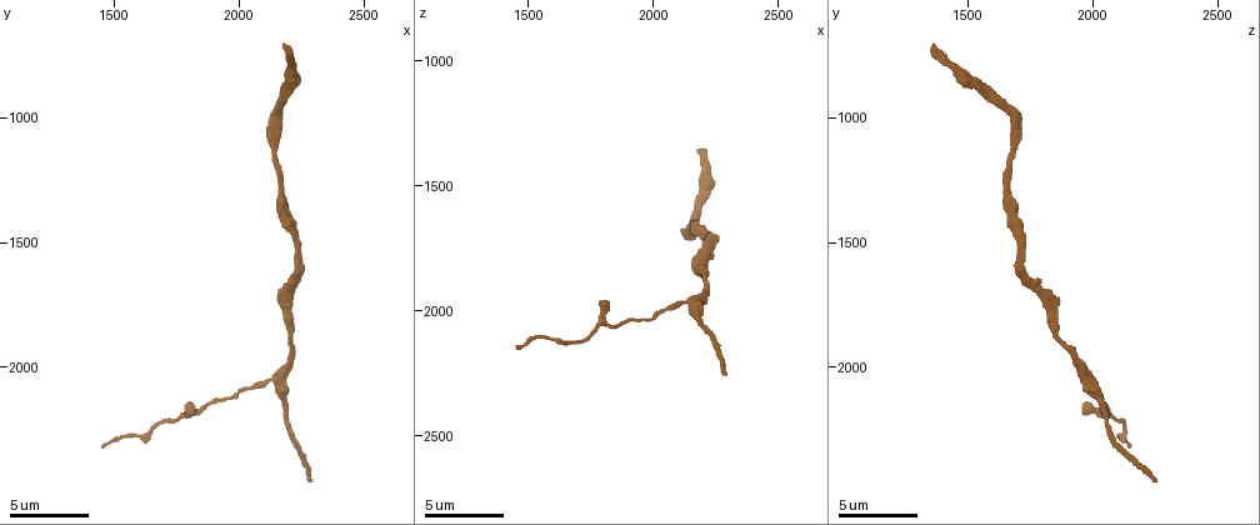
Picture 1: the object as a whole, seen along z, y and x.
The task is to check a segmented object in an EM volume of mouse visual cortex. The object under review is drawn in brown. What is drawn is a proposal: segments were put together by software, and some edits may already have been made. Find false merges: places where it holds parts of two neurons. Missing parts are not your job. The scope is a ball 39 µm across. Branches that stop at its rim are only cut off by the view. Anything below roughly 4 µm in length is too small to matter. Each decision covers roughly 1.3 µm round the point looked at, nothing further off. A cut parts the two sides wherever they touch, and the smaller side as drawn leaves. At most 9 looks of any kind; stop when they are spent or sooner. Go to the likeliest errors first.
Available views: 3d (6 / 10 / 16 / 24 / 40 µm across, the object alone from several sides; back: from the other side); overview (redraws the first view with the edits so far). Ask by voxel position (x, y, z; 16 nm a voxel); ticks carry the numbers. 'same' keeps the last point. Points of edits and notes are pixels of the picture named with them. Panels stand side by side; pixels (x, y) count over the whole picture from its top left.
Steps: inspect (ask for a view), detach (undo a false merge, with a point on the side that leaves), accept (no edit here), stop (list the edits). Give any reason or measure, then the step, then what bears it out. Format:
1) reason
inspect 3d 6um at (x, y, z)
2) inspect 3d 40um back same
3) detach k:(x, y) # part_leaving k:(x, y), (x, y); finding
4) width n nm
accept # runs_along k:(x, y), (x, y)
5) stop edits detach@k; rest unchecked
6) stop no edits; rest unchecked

three arms meet
inspect 3d 16um at (2140, 2060, 1970)

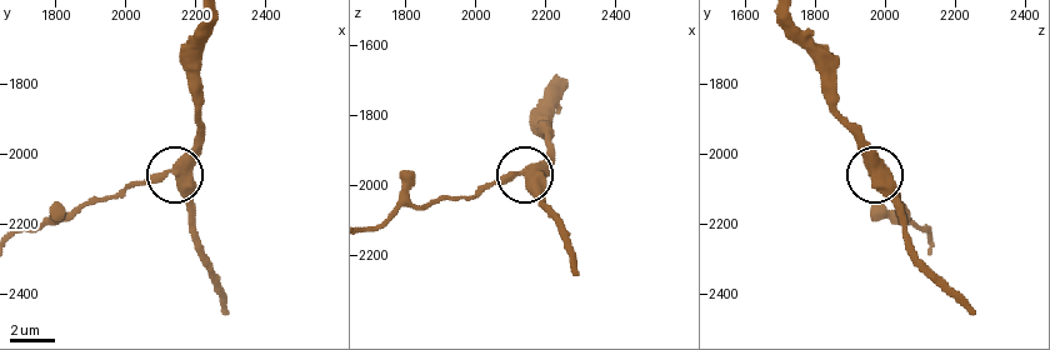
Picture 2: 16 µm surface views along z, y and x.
inspect 3d 16um back at (2140, 2050, 1970)

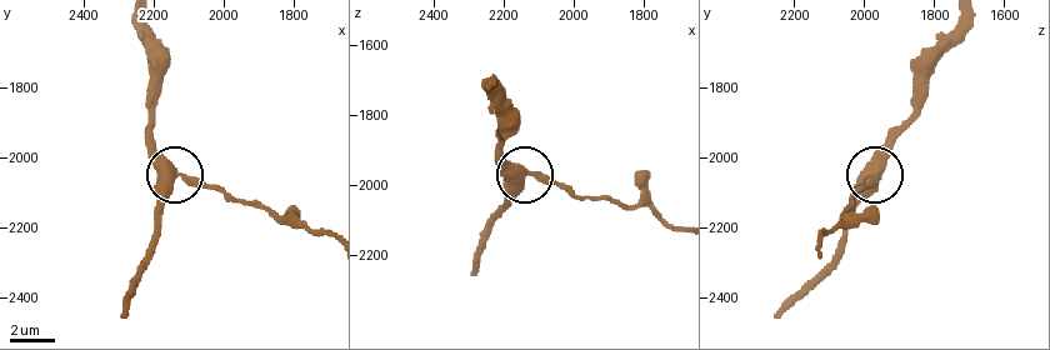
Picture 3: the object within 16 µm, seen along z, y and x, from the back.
width 440 nm
detach 3:(210, 188) # part_leaving 3:(530, 170), (584, 199), (645, 206), (679, 226); two neurons meet here

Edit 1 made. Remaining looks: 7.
inspect overview

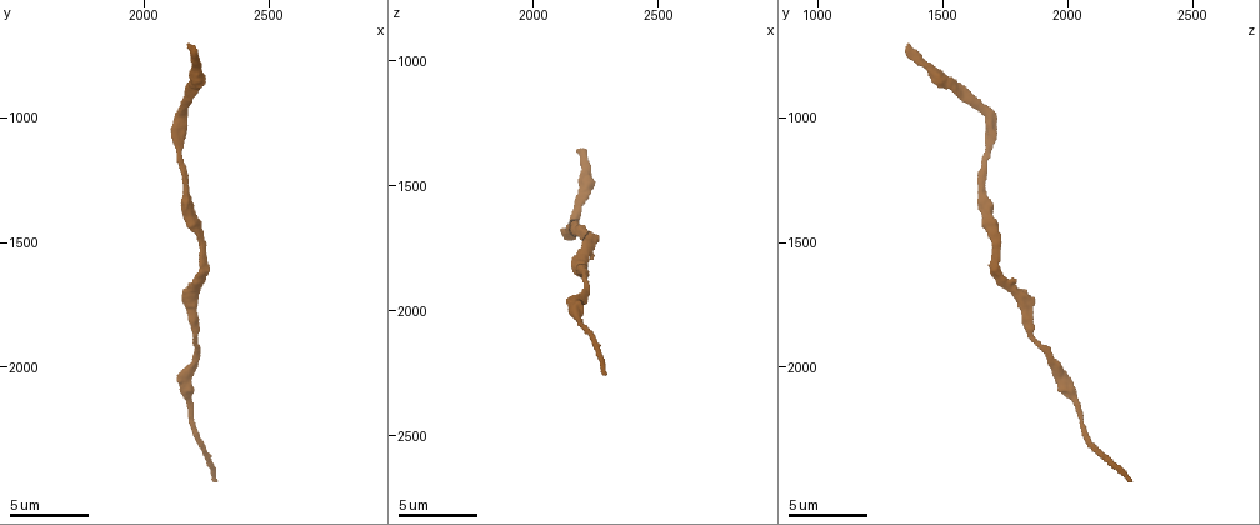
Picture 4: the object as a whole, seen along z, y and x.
inspect 3d 10um at (2160, 1750, 1820)

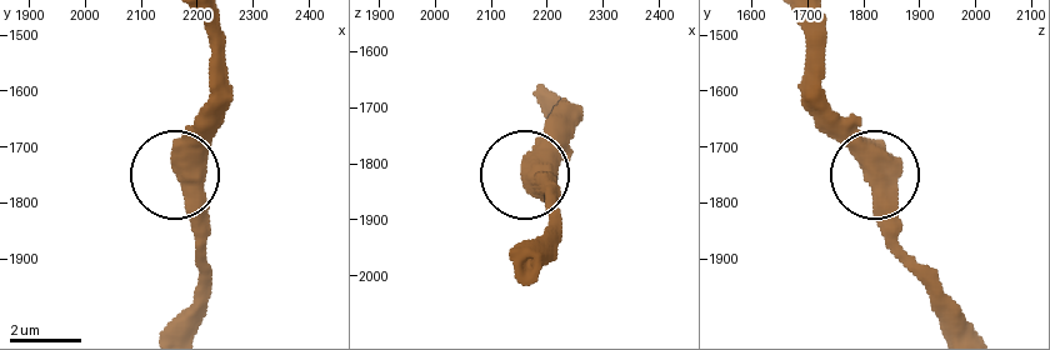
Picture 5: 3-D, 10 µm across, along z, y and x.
inspect 3d 6um at (2170, 1745, 1820)

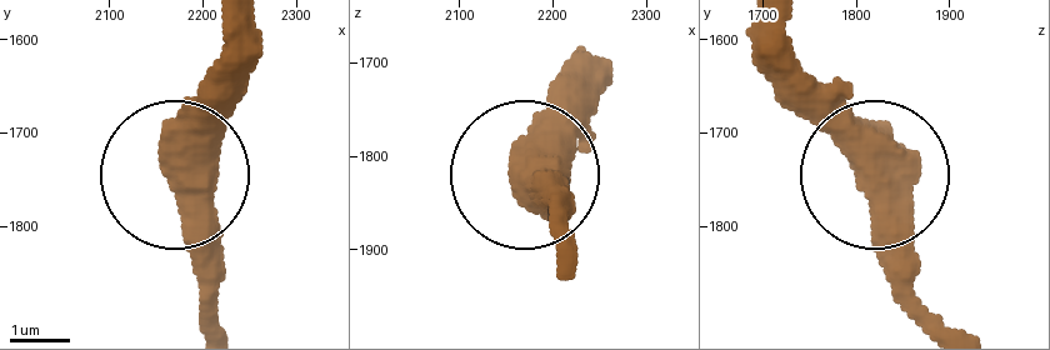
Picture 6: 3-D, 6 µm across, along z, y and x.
width 570 nm
accept # runs_along 6:(884, 153), (869, 223), (899, 306); one neuron here

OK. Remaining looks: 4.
narrows sharply
inspect 3d 16um at (2160, 970, 1650)

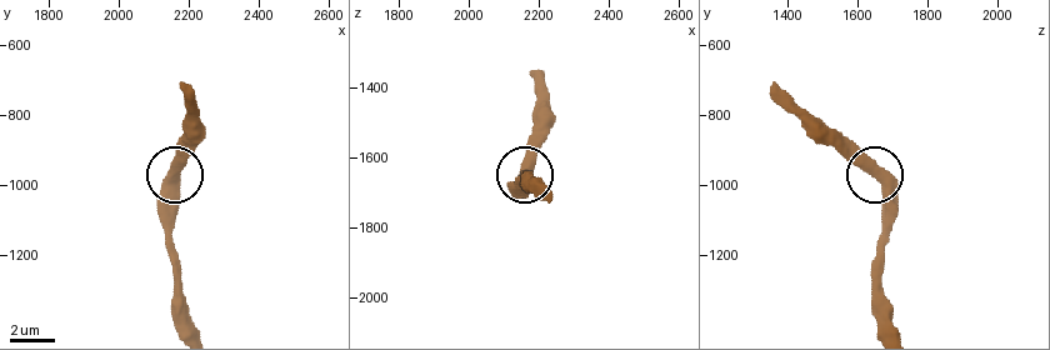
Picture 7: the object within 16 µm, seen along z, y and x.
accept # runs_along 7:(195, 329), (170, 234), (170, 184), (185, 135); all the same neuron

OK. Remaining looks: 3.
thin neck
inspect 3d 10um at (2210, 1430, 1710)

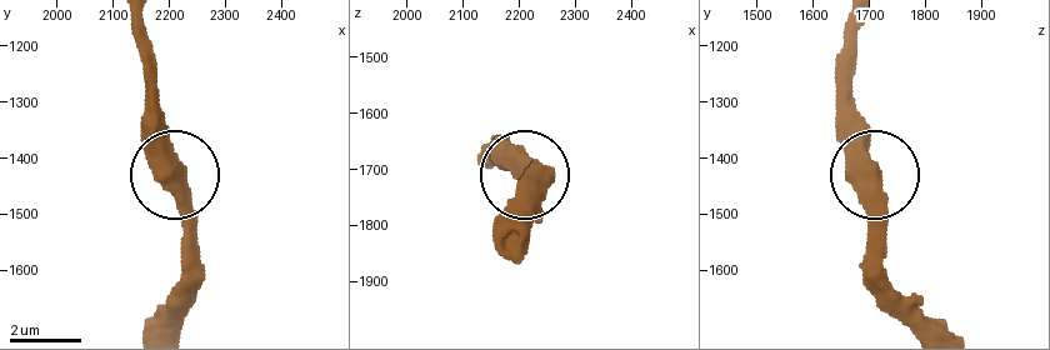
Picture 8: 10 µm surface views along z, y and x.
width 450 nm
accept # runs_along 8:(175, 325), (184, 191), (150, 105); all the same neuron

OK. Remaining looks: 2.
stop edits detach@3; rest unchecked

